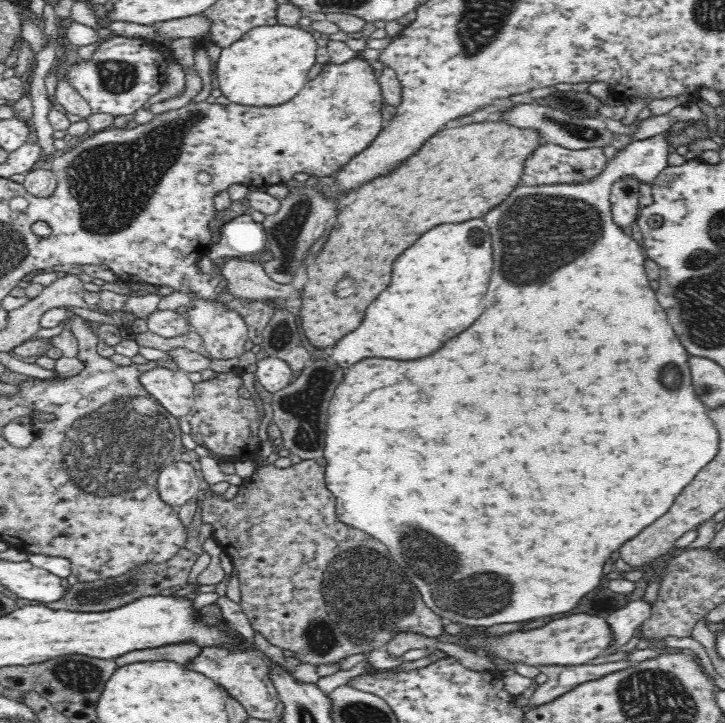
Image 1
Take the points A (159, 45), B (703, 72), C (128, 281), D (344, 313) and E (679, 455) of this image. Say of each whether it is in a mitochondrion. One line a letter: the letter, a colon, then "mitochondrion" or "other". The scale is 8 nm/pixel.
A: other
B: other
C: other
D: other
E: other

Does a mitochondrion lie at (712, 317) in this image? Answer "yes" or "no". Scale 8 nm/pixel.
yes

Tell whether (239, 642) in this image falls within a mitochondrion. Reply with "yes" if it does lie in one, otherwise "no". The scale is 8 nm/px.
no

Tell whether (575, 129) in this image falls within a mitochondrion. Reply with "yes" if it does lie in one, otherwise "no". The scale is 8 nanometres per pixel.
yes

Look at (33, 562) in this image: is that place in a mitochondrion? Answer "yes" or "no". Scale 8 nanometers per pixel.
no

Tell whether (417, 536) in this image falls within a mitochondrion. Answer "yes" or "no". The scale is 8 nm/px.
yes

